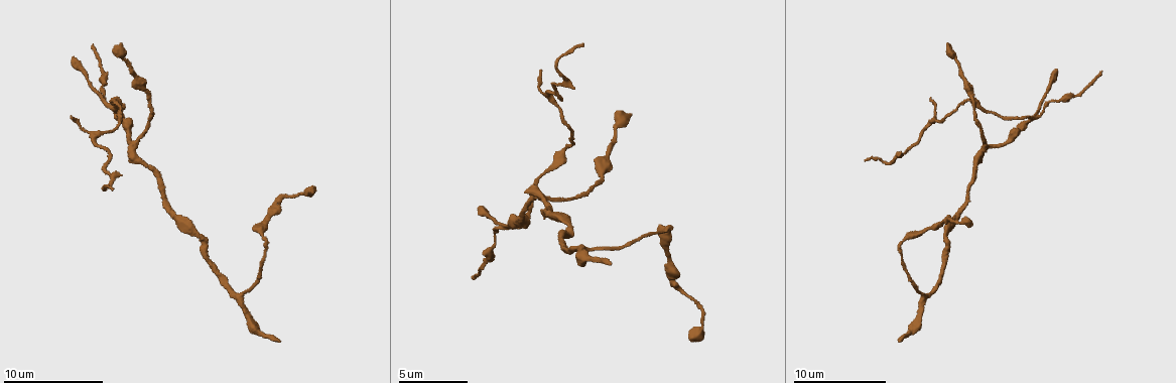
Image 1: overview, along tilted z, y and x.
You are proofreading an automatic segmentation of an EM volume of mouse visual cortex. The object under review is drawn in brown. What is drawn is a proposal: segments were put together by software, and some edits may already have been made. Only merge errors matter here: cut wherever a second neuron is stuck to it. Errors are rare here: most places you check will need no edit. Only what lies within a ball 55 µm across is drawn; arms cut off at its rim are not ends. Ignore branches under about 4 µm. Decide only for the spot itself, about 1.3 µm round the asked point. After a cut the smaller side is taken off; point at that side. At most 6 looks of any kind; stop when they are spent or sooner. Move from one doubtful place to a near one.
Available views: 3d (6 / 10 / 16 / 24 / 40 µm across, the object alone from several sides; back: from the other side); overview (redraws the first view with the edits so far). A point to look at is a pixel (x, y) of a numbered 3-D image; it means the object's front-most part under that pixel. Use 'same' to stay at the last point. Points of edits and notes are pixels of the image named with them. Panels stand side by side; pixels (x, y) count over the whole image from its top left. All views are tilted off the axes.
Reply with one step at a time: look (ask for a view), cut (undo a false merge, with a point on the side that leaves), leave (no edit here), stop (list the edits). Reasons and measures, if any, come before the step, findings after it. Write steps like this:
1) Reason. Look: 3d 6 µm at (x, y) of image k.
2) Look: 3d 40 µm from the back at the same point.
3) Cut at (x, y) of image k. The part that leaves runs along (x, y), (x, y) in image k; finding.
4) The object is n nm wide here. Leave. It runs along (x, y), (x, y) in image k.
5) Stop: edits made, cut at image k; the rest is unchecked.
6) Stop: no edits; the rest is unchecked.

Three arms meet. Look: 3d 6 µm at (985, 144) of image 1.

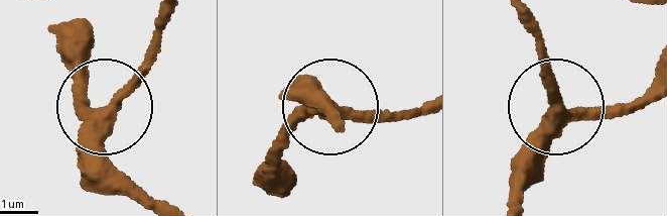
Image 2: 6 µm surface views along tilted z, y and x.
From behind. Look: 3d 6 µm from the back at (557, 114) of image 2.

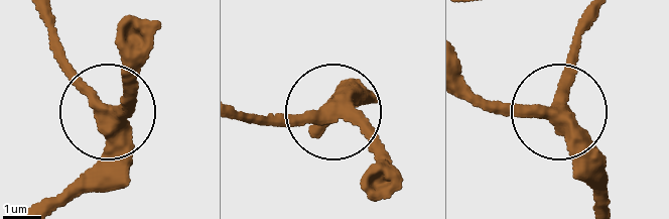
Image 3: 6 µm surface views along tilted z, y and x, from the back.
3 arms meet here. Leave. One neuron here.

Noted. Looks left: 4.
Side arm on a straight run. Look: 3d 16 µm at (1030, 117) of image 1.

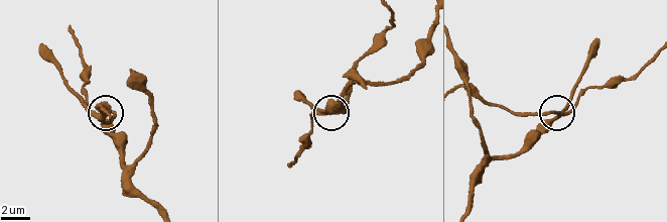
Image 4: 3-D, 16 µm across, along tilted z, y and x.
From behind. Look: 3d 16 µm from the back at (556, 114) of image 4.

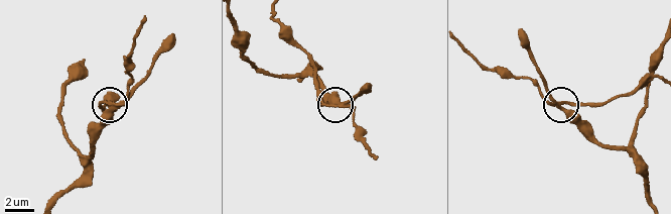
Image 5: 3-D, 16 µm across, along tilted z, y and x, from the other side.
The object is 210 nm wide here. Cut at (100, 103) of image 5. Two neurons meet here.

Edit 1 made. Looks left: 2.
See it whole again. Look: overview.

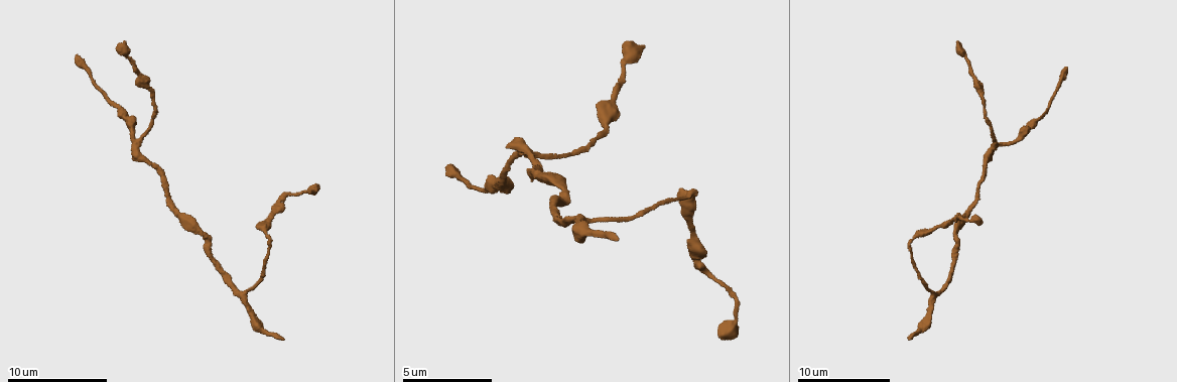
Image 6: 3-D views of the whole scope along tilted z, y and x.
Calibre changes. Look: 3d 10 µm at (908, 242) of image 6.

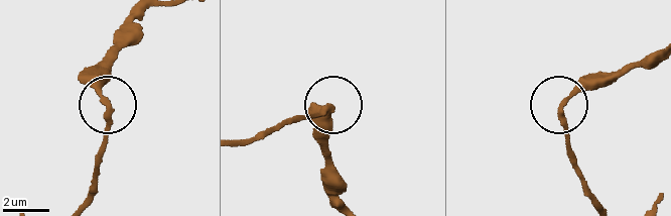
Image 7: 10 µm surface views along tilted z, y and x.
The object is 210 nm wide here. Leave. It runs along (85, 197), (106, 119), (96, 67) in image 7; one neuron here.

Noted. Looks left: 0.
Stop: edits made, cut at image 5; the rest is unchecked.

